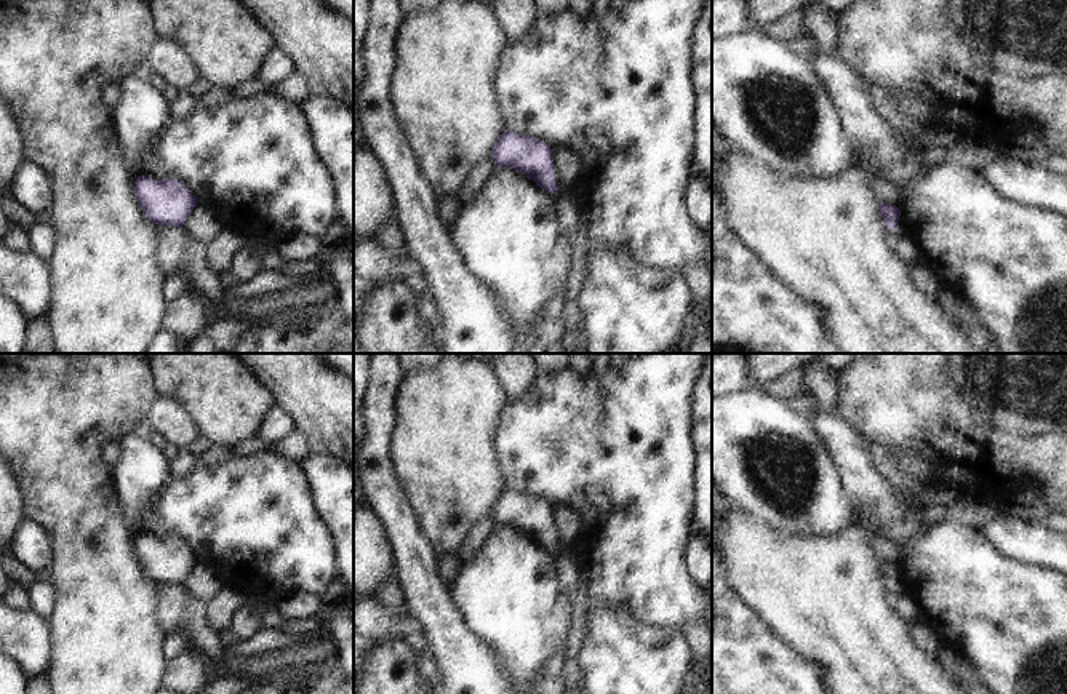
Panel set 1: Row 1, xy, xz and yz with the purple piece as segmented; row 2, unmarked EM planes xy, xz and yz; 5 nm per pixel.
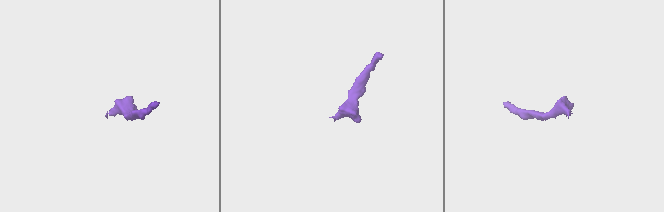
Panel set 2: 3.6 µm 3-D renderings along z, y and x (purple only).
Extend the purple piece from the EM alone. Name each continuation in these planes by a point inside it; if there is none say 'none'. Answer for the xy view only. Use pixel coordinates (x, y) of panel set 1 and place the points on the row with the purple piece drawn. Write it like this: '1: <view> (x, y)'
none.

